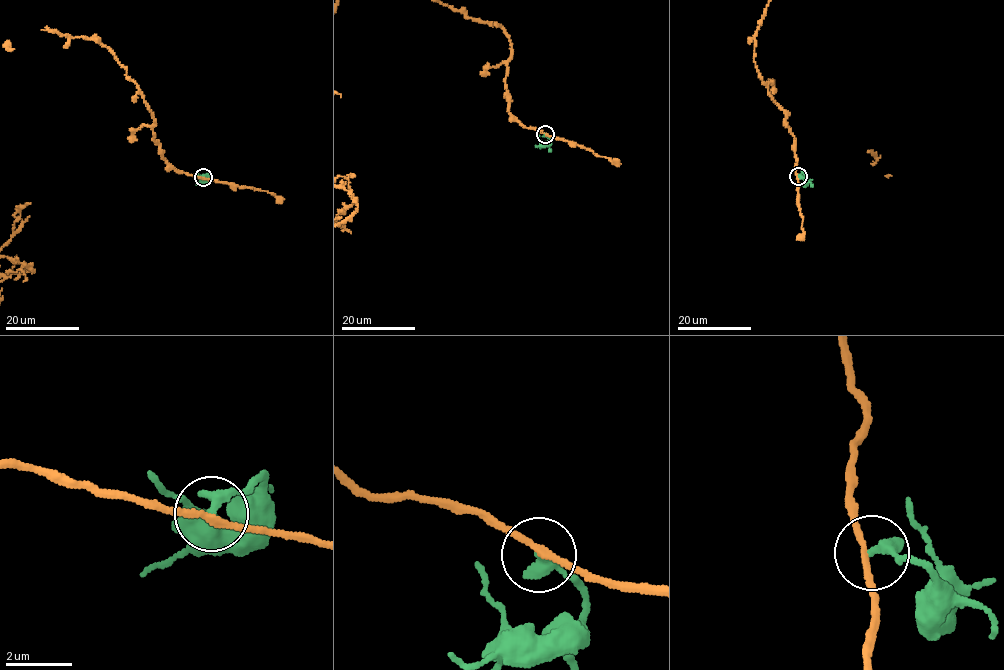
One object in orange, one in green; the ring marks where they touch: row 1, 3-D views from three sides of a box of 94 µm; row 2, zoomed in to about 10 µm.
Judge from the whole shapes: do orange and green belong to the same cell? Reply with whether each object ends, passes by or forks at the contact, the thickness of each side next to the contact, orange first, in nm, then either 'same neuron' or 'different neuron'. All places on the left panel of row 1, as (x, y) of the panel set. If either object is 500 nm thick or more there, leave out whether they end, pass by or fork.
orange passes by | green ends | 180/360 nm | different neuron

